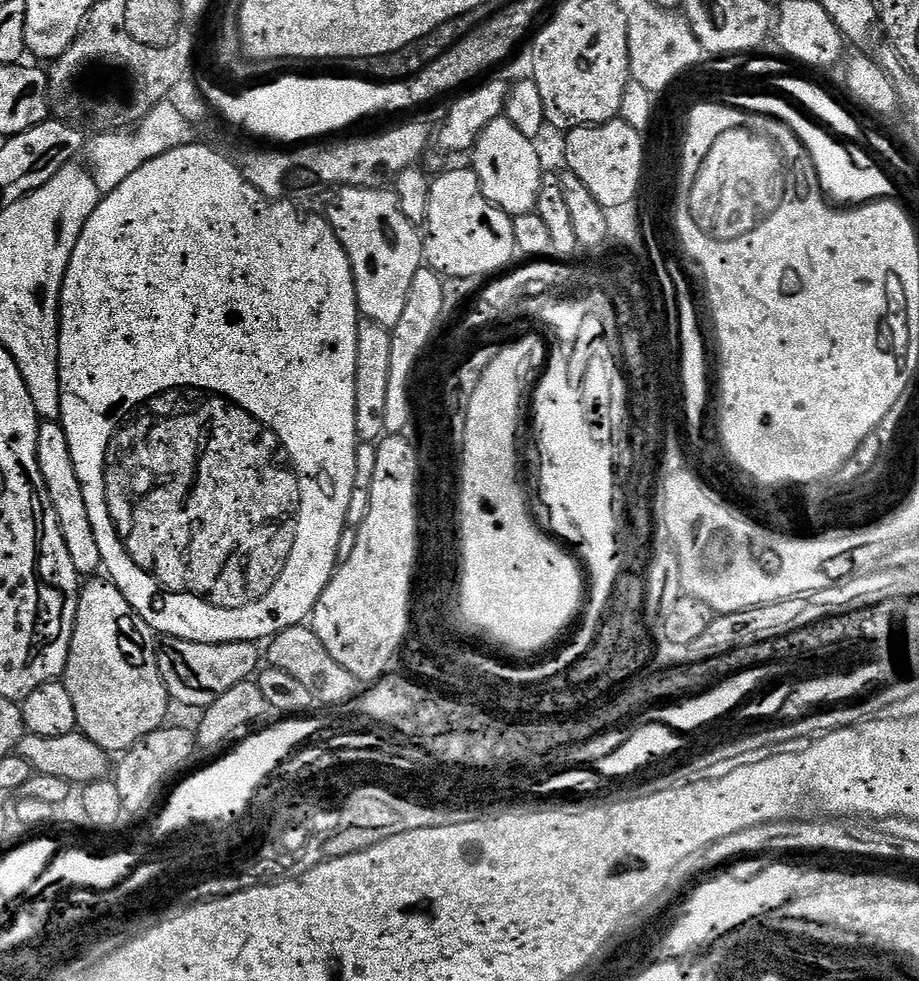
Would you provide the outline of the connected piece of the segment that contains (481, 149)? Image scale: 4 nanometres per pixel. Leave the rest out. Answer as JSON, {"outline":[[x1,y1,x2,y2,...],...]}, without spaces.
{"outline":[[501,118,490,122,490,126,482,130,470,153,470,167,478,174,482,194,494,206,498,206,513,218,536,210,542,179,540,156,536,153,536,146,526,138,526,134,522,134,522,130,515,128,507,118]]}

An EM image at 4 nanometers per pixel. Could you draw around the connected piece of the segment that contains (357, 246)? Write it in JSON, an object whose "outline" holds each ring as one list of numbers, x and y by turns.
{"outline":[[341,188,335,193,336,204,326,211,326,219,342,242,350,258,356,287,356,304,363,319,378,322,389,330,398,326,410,282,425,263,422,232,402,214,400,197,384,188]]}

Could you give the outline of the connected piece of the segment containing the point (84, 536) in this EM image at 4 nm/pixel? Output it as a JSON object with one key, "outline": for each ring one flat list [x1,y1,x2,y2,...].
{"outline":[[59,422,40,424,36,457,38,458,38,466,42,470,42,478,46,482,46,490,50,494,50,502,58,514,62,538,66,542,66,550,70,550,70,562,74,562,74,570,77,574,99,573,102,565,98,550,98,538,94,538,94,526,90,526,90,514,86,510,86,502,82,494,82,486,78,482,78,474,74,470,70,442,66,442,66,430]]}

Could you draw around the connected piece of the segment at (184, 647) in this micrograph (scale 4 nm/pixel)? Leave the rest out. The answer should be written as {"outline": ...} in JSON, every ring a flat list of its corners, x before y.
{"outline":[[165,636,159,641,156,657,169,697,188,708,203,710,216,699,222,698,226,690,234,690,234,686,249,683,257,675,262,664,262,652,256,648,259,647,253,642,203,644]]}

